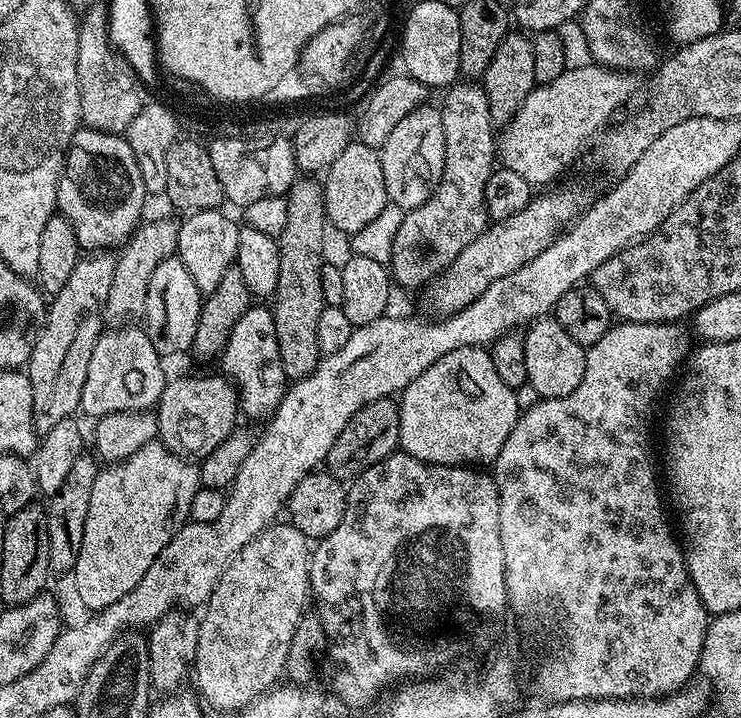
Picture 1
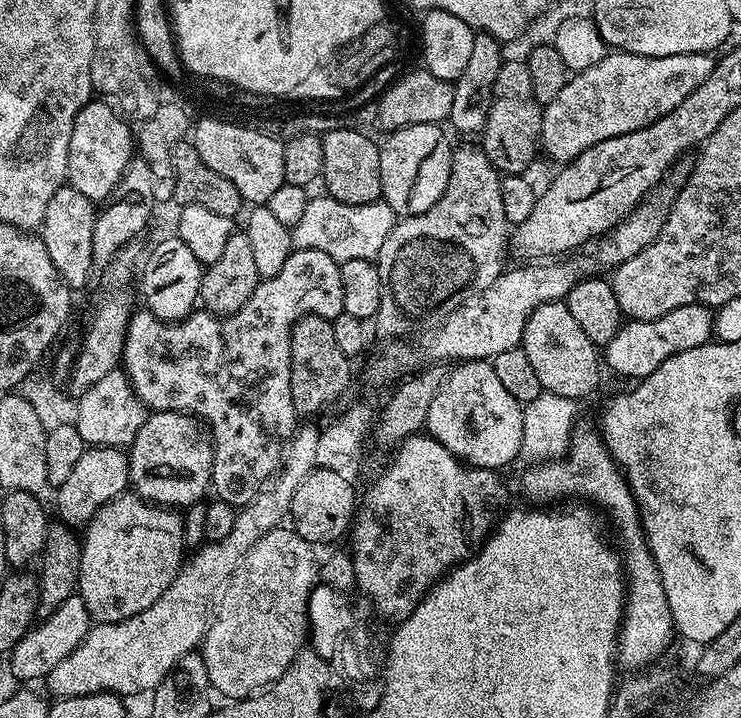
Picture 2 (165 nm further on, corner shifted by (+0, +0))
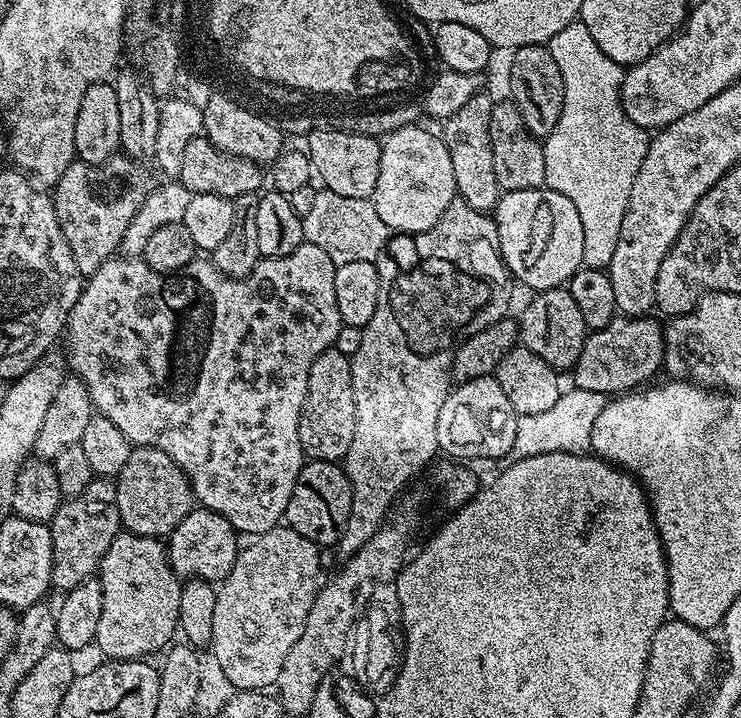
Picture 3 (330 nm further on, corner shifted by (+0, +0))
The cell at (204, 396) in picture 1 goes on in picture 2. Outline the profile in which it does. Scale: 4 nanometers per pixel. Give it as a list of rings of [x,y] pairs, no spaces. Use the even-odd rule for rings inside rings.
[[[152,412],[145,415],[142,422],[142,430],[138,430],[138,434],[134,438],[134,442],[127,449],[128,453],[128,478],[130,481],[130,488],[135,495],[141,496],[142,499],[149,501],[157,506],[167,506],[177,510],[184,510],[184,507],[195,506],[205,499],[204,495],[209,495],[210,485],[212,483],[212,463],[214,462],[214,454],[212,453],[214,441],[206,431],[205,425],[201,423],[197,417],[187,412]]]

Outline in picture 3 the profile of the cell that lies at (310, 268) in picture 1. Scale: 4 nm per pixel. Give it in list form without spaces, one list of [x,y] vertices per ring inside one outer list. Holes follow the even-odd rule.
[[[333,346],[318,354],[318,358],[314,358],[314,366],[310,366],[306,398],[298,422],[298,438],[305,457],[308,460],[343,461],[354,438],[355,421],[352,361]]]

